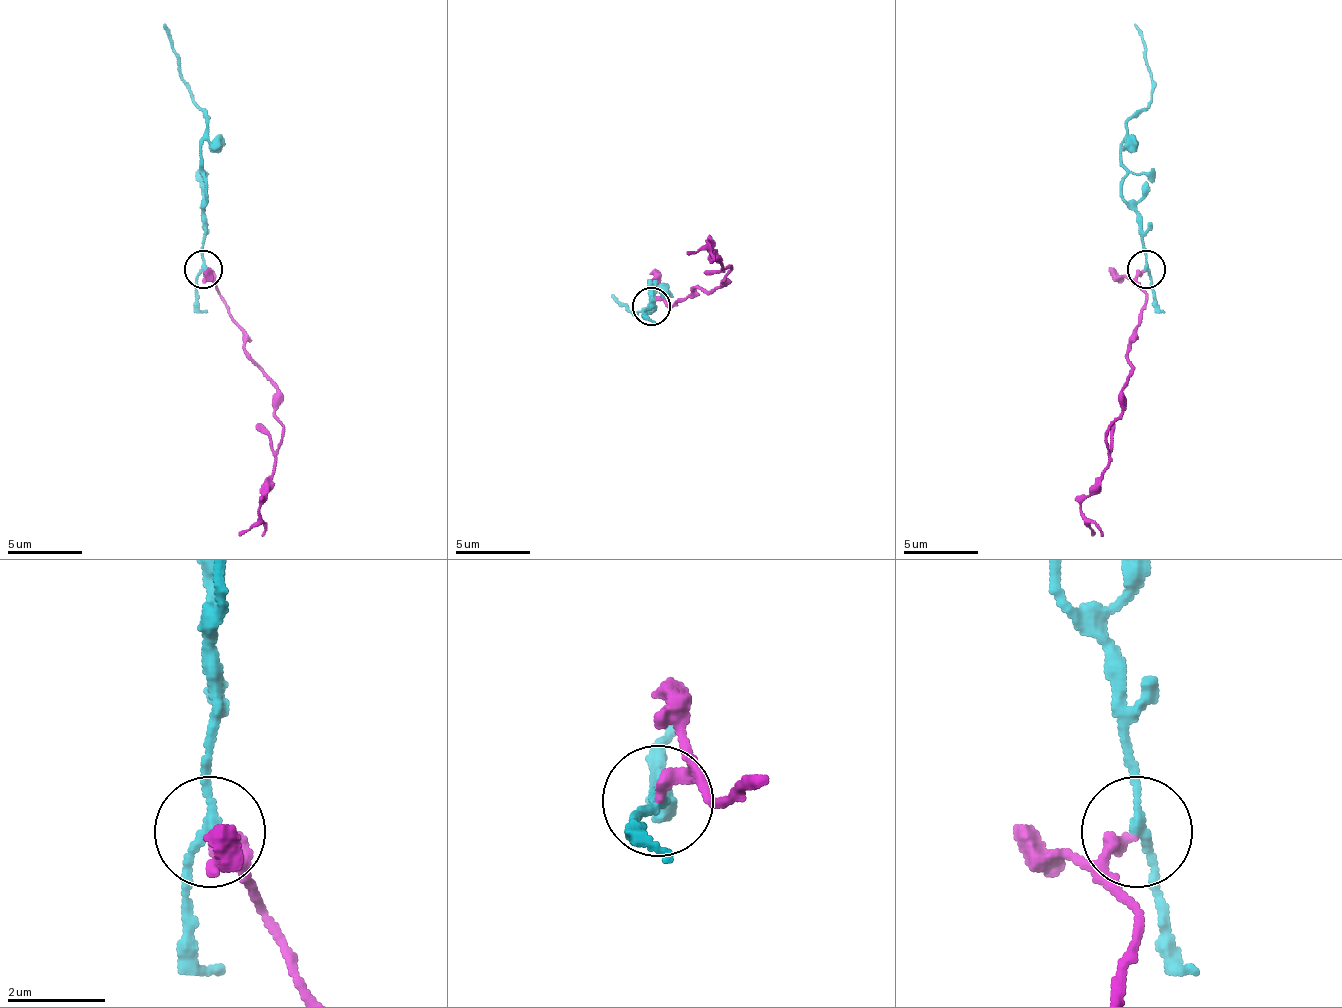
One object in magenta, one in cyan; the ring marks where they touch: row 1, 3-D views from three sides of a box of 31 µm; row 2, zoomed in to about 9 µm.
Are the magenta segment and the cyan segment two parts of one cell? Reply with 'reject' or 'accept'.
reject

